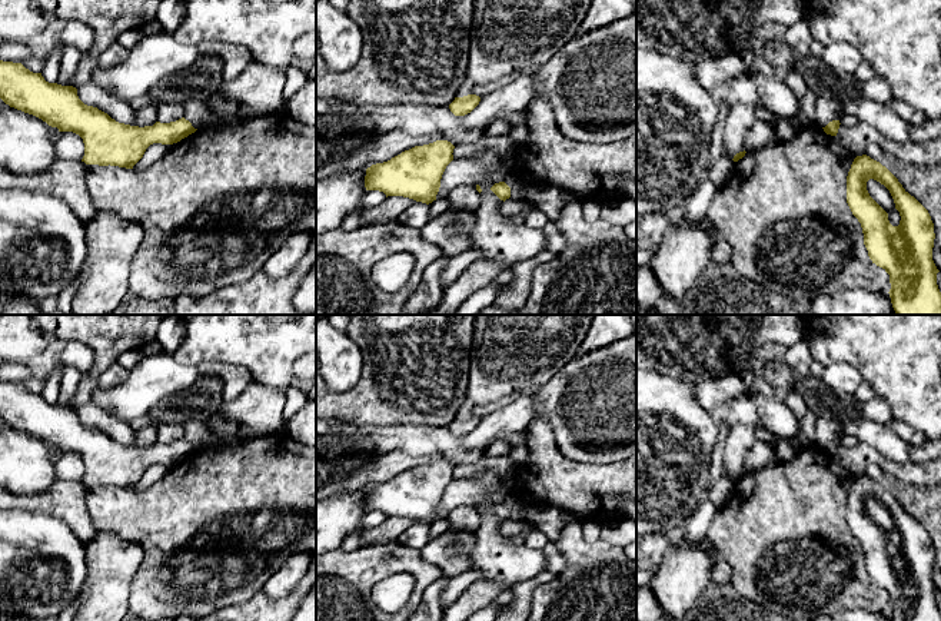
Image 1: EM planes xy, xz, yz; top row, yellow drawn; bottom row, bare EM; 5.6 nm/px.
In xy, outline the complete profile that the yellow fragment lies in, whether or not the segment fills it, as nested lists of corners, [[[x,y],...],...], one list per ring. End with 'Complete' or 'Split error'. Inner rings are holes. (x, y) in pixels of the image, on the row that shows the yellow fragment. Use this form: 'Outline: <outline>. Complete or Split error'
Outline: [[[0,60],[0,99],[59,132],[79,135],[84,143],[82,162],[86,165],[133,169],[150,145],[173,145],[197,130],[184,117],[144,127],[119,123],[97,107],[84,104],[76,87],[49,83],[41,73],[13,62]]]. Complete

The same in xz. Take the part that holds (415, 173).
Outline: [[[448,140],[415,146],[388,162],[366,169],[366,190],[379,190],[388,196],[403,196],[432,203],[440,187],[446,166],[453,160],[455,146]]]. Complete

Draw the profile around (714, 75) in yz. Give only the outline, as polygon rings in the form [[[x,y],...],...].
[[[755,47],[738,53],[728,53],[722,57],[692,63],[692,72],[705,90],[719,96],[732,79],[752,69],[757,56]]]

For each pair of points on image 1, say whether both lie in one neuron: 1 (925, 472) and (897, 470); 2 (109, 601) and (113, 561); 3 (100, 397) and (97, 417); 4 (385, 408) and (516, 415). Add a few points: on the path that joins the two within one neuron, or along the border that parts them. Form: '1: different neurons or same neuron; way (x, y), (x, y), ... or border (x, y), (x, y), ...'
1: same neuron; way (918, 472), (904, 472)
2: same neuron; way (109, 591), (110, 571)
3: different neurons; border (90, 401), (107, 412)
4: different neurons; border (412, 425), (445, 425), (448, 428)

